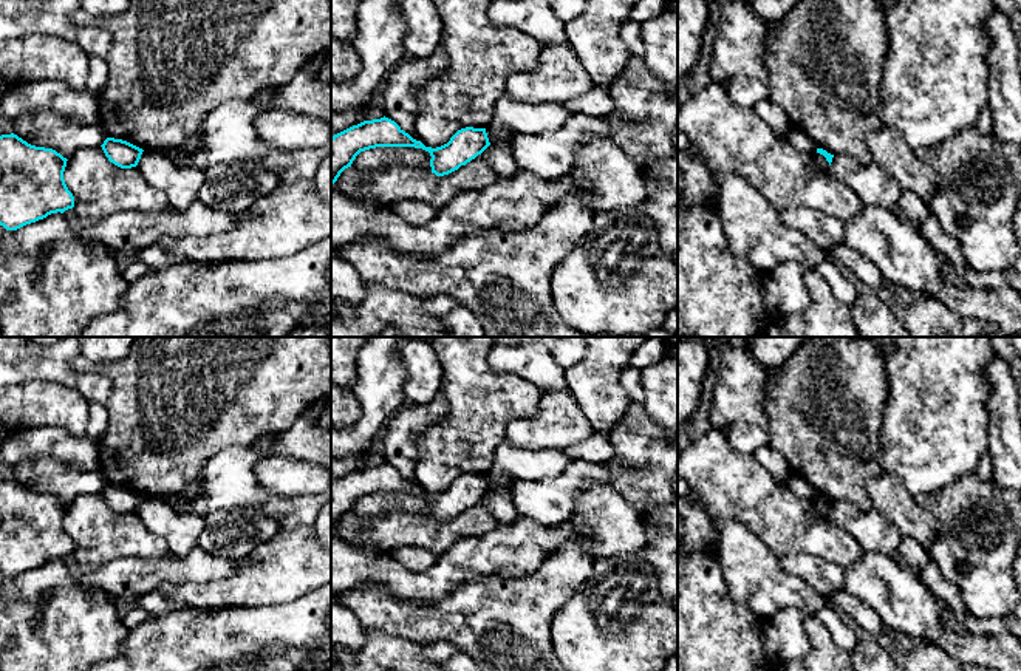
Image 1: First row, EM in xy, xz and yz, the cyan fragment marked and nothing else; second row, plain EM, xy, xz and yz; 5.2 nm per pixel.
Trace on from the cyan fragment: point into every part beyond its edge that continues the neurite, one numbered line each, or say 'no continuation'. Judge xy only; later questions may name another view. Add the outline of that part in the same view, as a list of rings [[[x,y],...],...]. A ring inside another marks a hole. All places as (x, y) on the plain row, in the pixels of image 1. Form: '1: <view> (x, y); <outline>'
no continuation

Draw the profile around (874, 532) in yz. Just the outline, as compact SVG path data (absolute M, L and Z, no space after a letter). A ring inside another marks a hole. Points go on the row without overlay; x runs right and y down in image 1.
M838 501L832 504L829 518L852 535L863 550L899 558L902 535L879 510L863 512L846 501Z

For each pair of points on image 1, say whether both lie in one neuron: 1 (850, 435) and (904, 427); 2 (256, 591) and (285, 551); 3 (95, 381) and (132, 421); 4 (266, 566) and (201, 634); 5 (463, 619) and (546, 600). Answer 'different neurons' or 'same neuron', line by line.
1: different neurons
2: same neuron
3: different neurons
4: different neurons
5: same neuron

